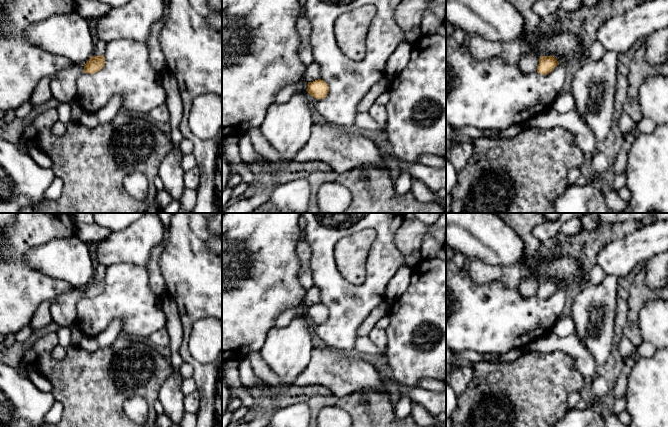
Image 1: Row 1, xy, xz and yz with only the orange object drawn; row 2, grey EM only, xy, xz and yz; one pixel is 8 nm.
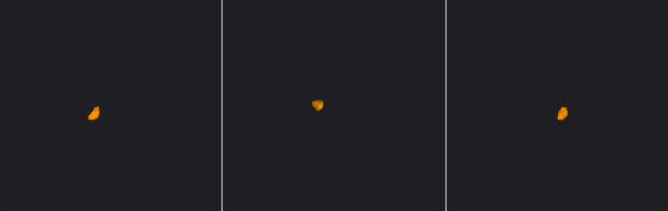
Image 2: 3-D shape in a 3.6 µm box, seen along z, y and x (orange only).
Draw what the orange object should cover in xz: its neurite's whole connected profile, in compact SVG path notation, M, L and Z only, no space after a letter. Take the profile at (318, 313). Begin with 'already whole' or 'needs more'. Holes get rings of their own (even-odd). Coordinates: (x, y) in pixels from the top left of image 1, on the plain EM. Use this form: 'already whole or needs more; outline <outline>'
needs more; outline M321 303L308 307L300 304L282 312L277 317L274 327L286 327L295 316L300 315L307 315L316 323L324 323L329 316L329 310L324 304Z

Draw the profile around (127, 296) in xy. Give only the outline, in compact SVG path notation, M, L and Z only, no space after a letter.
M117 263L106 267L105 289L96 297L84 297L77 305L76 326L84 336L97 337L109 324L119 319L123 323L121 333L149 339L150 336L166 328L166 315L161 297L149 287L149 273L145 267L130 263Z

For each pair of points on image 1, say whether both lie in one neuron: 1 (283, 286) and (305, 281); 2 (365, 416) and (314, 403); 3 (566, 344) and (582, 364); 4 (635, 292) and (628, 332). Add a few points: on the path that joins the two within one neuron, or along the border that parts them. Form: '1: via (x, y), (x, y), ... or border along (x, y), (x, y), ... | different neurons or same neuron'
1: border along (299, 258), (298, 281), (305, 289) | different neurons
2: via (352, 403), (327, 402) | same neuron
3: via (571, 349), (581, 359) | same neuron
4: via (635, 302), (632, 322) | same neuron

